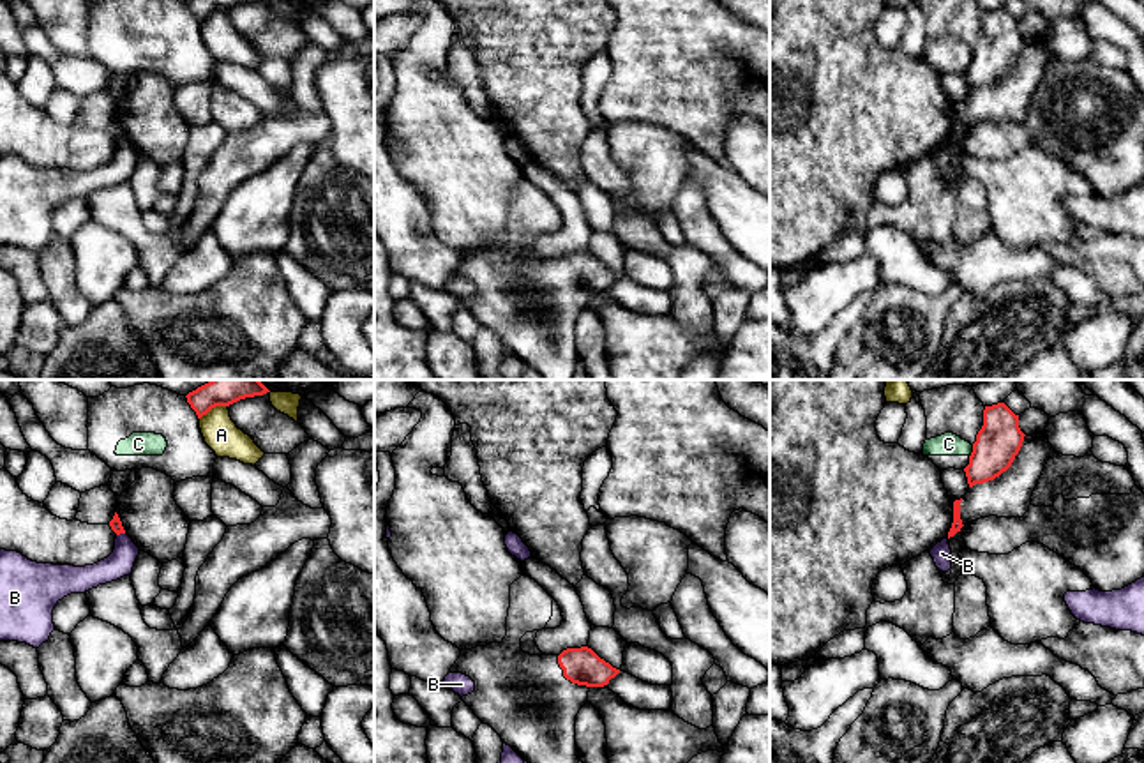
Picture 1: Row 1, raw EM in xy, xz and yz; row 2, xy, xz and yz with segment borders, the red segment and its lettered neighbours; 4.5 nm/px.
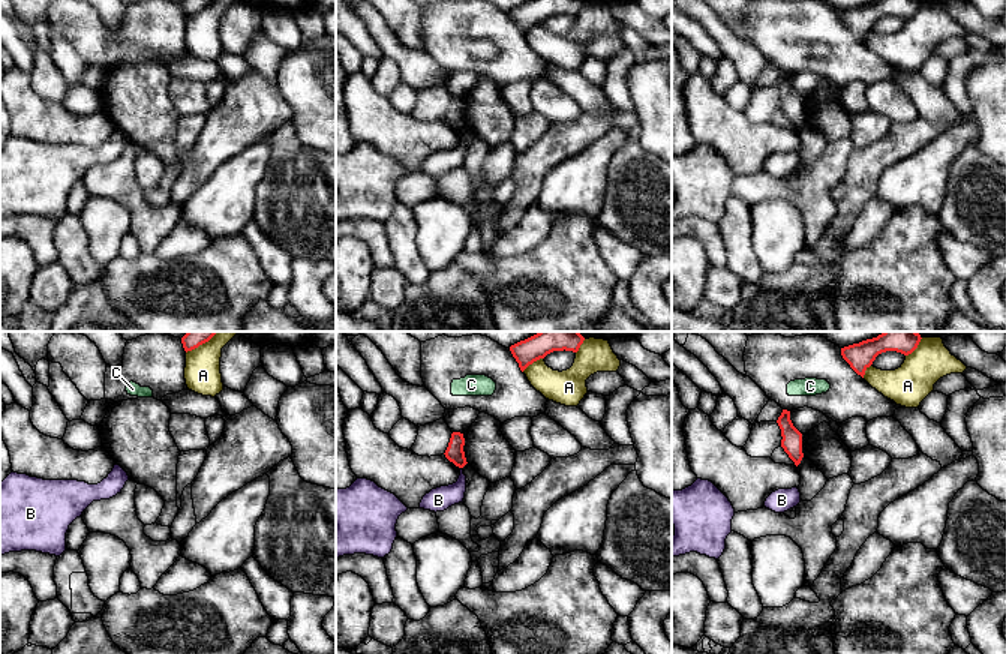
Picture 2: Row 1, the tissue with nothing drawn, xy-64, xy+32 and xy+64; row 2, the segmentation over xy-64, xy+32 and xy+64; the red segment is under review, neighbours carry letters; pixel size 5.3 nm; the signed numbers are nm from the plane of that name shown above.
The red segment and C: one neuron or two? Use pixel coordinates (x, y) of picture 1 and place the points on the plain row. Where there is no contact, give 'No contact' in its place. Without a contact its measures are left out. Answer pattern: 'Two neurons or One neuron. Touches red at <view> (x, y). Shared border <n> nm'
Two neurons. Touches red at yz (973, 55). Shared border 60 nm

